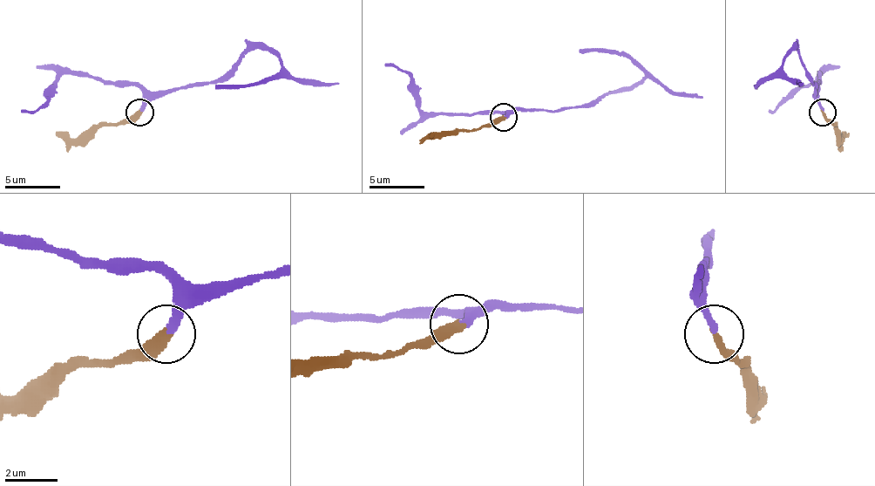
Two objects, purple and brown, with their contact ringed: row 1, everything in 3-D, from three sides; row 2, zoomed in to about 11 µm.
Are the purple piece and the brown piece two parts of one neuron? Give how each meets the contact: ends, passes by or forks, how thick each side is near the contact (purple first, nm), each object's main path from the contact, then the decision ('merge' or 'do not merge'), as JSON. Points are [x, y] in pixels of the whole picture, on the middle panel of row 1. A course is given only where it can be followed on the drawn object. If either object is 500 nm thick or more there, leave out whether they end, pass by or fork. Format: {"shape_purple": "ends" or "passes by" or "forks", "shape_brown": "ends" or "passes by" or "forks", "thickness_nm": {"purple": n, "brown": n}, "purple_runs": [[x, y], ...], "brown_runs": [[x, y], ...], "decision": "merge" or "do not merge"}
{"shape_purple": "ends", "shape_brown": "ends", "thickness_nm": {"purple": 280, "brown": 340}, "purple_runs": [[503, 116], [513, 111], [579, 108], [613, 92], [632, 89], [646, 75], [629, 58], [599, 50], [579, 53]], "brown_runs": [[503, 116], [480, 127], [428, 135], [420, 141]], "decision": "merge"}

